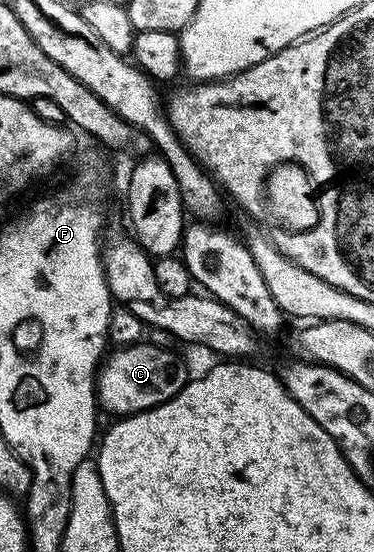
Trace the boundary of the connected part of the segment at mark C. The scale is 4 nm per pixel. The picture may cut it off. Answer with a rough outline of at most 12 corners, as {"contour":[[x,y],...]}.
{"contour":[[163,344],[108,353],[98,405],[112,416],[152,410],[189,373]]}

